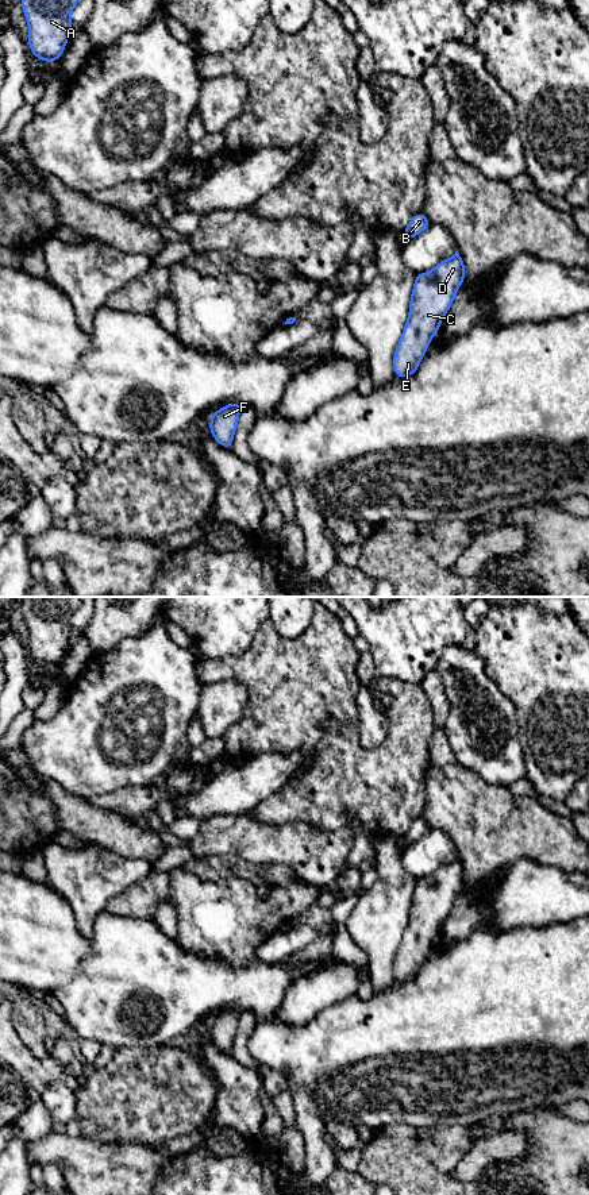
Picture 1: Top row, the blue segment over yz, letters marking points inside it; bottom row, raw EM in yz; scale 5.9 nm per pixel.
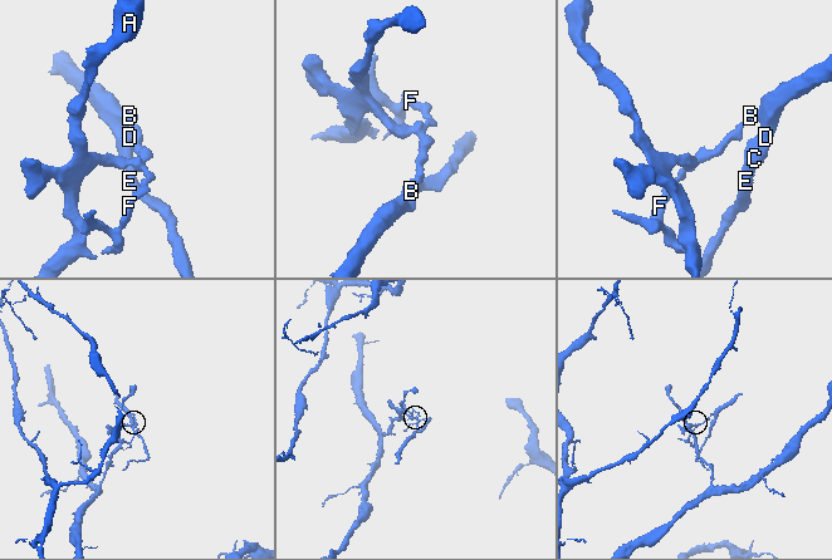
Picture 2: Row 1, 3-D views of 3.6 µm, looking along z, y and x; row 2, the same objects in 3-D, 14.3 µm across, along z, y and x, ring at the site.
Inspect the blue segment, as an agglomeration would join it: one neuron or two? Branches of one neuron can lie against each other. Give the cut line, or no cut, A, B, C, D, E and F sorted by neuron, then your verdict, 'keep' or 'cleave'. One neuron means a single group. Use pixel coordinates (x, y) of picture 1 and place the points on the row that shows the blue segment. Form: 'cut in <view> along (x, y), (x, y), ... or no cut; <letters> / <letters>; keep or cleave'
cut in yz along (291, 317), (288, 324); A / B C D E F; cleave

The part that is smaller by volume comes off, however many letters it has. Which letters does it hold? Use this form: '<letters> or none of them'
B, C, D, E, F

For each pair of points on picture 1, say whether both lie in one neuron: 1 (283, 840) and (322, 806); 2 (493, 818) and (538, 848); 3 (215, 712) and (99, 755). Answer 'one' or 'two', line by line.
1: two
2: one
3: two

